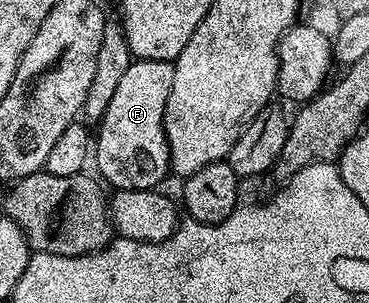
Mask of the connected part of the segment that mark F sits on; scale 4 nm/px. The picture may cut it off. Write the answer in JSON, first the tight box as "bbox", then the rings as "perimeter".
{"bbox":[95,59,172,190],"perimeter":[[[137,59],[127,67],[119,88],[111,103],[107,103],[105,114],[101,116],[95,129],[96,172],[103,178],[106,186],[113,185],[114,190],[157,189],[160,181],[165,176],[170,176],[169,144],[165,138],[165,108],[167,95],[171,95],[172,82],[172,61]]]}

